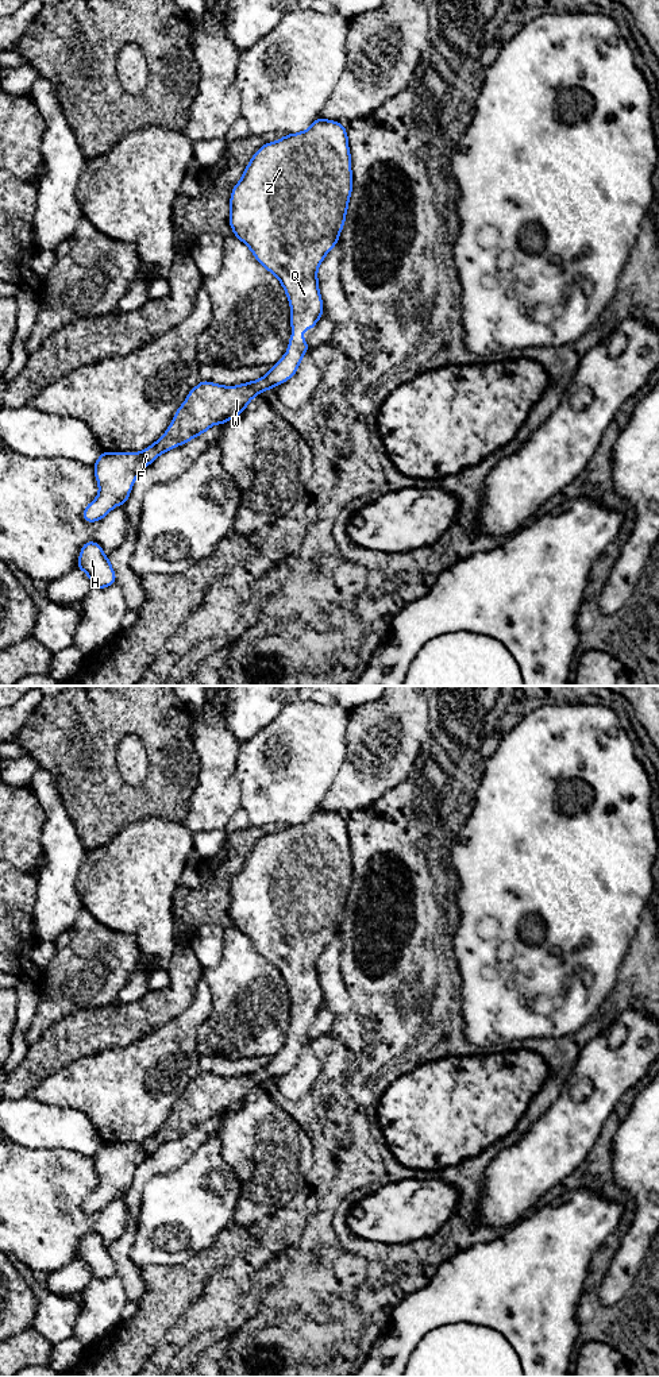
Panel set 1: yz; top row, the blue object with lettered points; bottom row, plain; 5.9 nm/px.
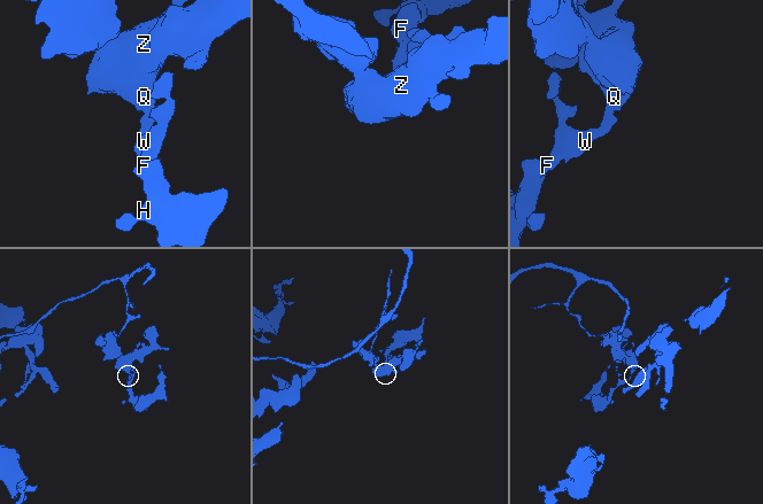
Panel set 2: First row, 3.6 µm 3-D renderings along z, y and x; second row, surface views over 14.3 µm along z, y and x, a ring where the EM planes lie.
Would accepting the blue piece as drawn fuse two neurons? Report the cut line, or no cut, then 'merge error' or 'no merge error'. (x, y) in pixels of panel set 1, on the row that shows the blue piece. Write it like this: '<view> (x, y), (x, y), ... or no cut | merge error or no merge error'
no cut | no merge error

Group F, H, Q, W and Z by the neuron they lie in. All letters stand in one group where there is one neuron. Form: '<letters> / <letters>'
F H Q W Z

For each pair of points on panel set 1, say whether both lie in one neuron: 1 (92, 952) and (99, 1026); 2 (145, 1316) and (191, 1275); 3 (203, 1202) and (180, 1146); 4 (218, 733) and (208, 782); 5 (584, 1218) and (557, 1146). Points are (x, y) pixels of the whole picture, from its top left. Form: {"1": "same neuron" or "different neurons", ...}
{"1": "different neurons", "2": "same neuron", "3": "different neurons", "4": "same neuron", "5": "different neurons"}

